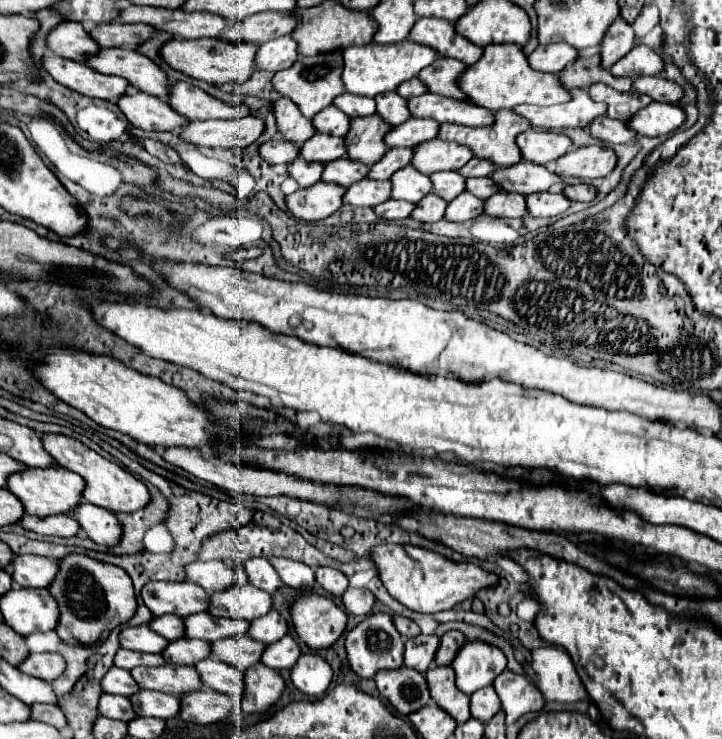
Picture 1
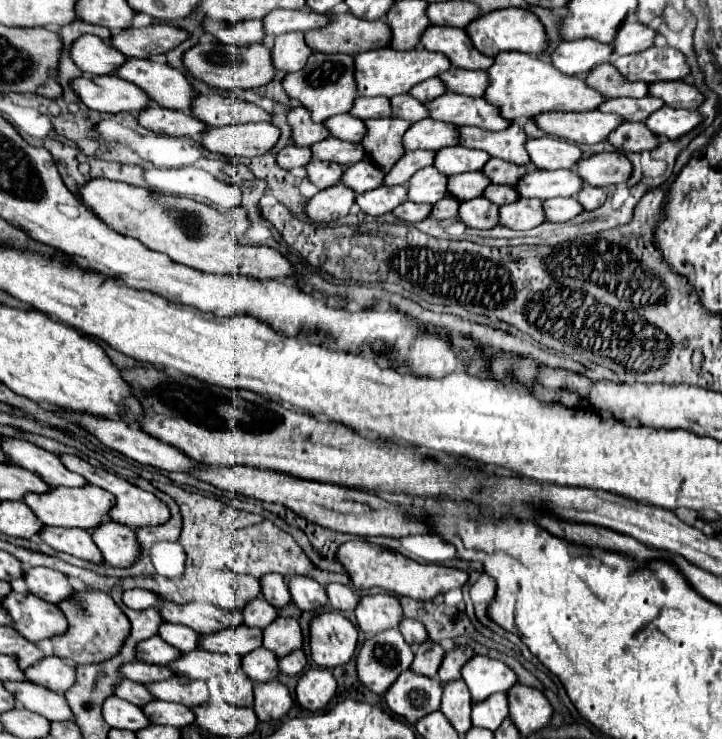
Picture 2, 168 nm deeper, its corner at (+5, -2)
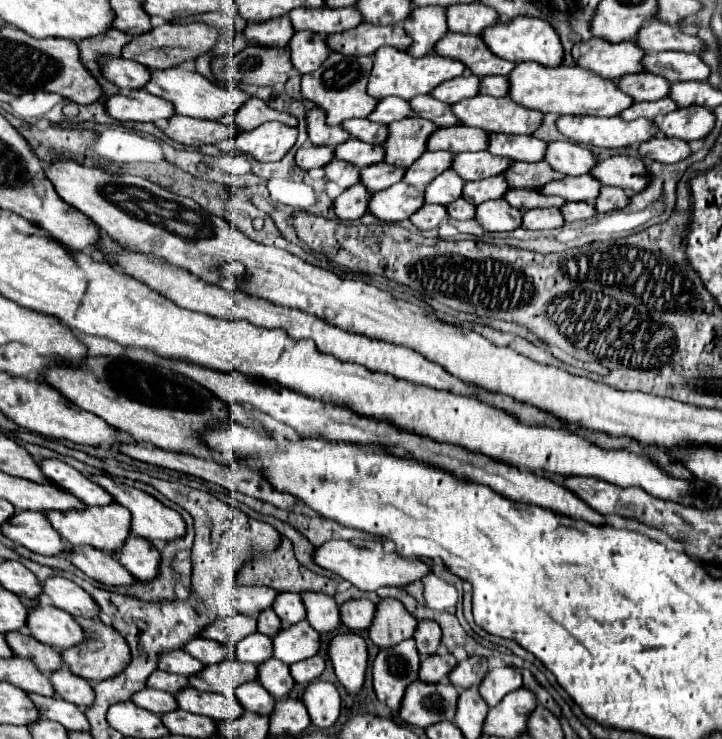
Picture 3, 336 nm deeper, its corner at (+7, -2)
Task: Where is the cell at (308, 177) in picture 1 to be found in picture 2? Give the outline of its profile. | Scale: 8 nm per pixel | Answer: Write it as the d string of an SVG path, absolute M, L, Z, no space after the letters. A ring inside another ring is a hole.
M312 160L304 168L306 168L306 178L320 190L336 184L342 176L342 166L338 166L338 164L326 164L326 162Z

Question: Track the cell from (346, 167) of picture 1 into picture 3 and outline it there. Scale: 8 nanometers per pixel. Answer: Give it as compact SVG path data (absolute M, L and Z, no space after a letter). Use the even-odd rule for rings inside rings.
M386 162L372 164L362 170L362 184L374 194L374 192L380 192L380 190L390 188L392 184L400 182L404 178L404 172L406 172L404 168L394 168Z

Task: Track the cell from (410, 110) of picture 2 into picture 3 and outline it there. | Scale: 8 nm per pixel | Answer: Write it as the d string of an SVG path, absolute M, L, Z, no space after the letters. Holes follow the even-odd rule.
M416 96L416 100L410 100L410 104L418 116L434 122L438 128L460 126L460 120L454 116L452 106L446 102L440 102L432 96Z

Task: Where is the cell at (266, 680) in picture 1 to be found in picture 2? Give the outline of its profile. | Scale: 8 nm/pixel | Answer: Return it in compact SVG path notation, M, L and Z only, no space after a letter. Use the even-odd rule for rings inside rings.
M258 682L254 684L254 712L258 720L278 720L292 706L292 698L288 688L282 682Z

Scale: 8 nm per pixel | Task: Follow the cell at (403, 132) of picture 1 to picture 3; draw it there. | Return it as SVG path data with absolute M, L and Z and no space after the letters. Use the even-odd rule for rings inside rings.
M456 126L456 128L440 128L428 140L428 150L448 150L448 152L480 152L488 150L490 134L480 128Z

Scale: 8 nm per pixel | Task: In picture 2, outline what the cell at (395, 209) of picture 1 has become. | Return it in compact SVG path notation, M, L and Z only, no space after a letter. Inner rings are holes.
M404 202L394 208L394 216L400 218L402 222L420 222L430 214L432 206L430 204L416 204L416 202Z

